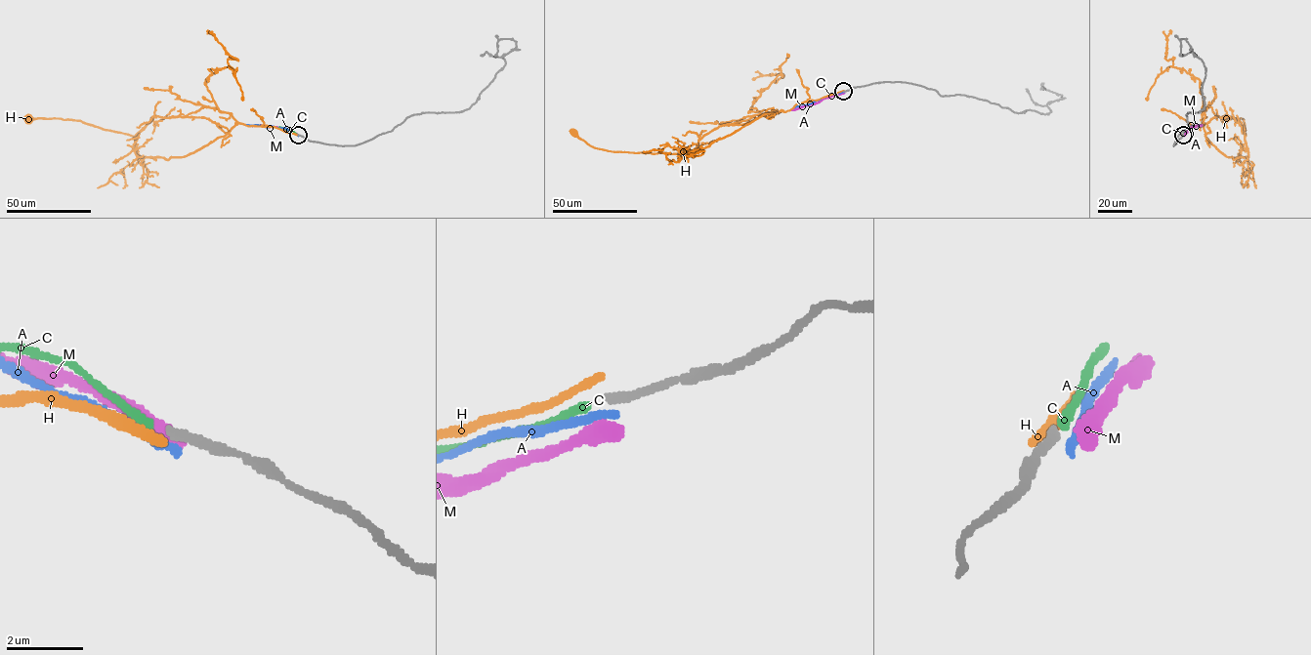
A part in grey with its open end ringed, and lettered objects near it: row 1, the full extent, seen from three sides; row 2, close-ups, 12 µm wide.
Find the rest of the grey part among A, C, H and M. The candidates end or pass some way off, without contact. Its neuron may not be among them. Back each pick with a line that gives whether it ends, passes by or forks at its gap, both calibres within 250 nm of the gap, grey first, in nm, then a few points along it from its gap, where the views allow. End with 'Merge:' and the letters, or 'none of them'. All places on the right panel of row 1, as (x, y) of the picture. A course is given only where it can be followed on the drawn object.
C: it ends there; 240 nm thick on the grey side, 220 nm on the other
Merge: C

